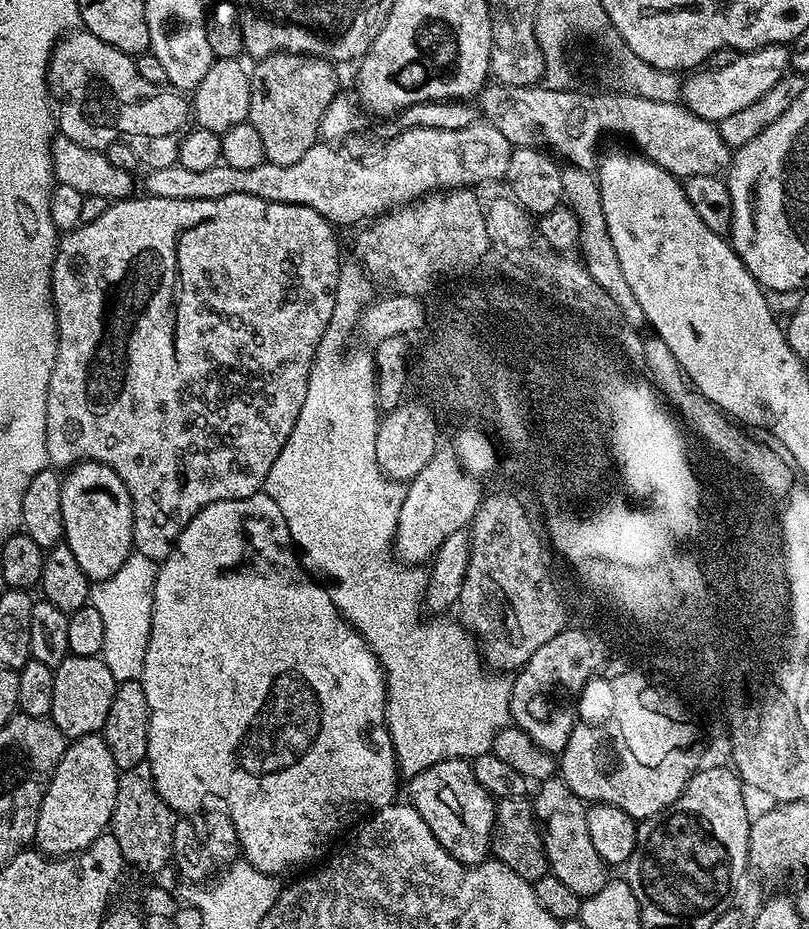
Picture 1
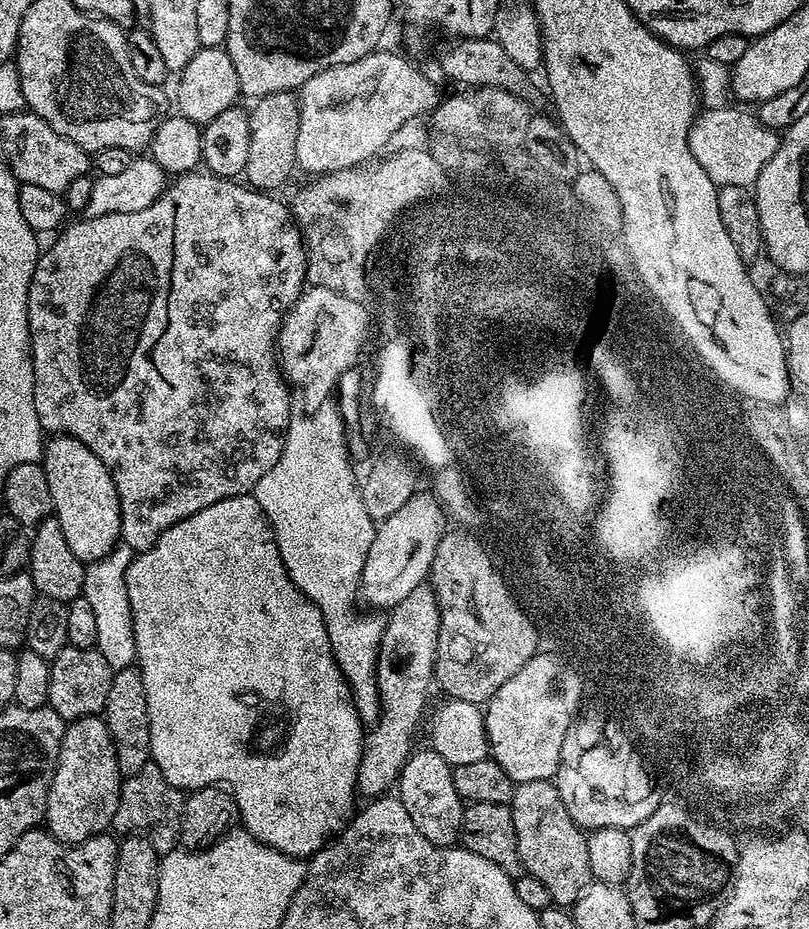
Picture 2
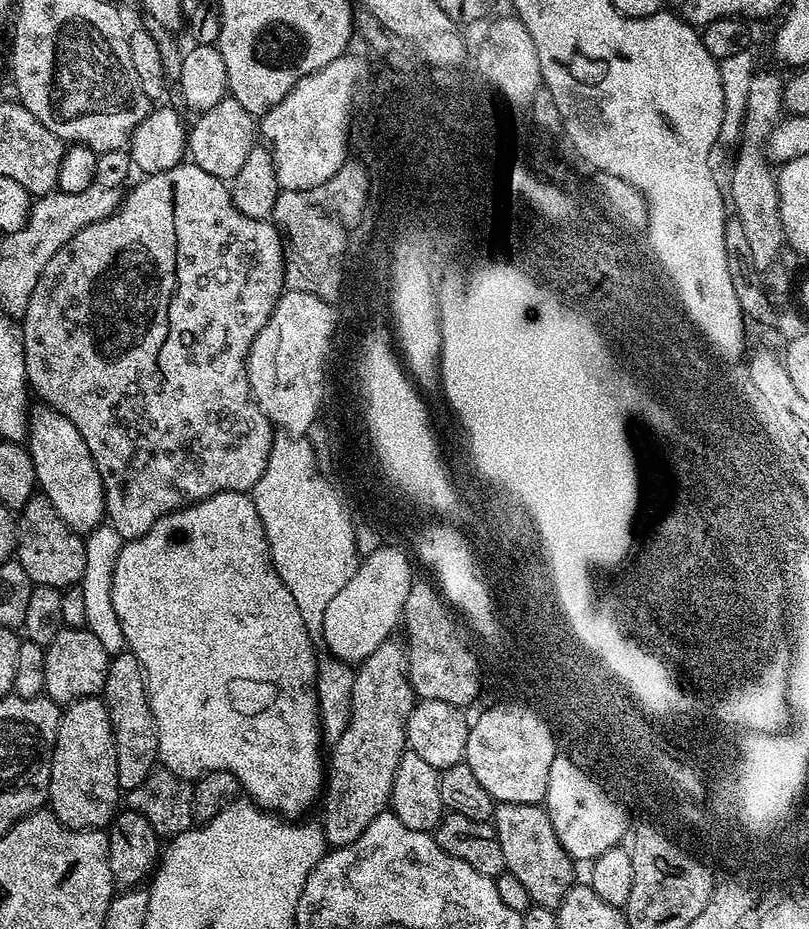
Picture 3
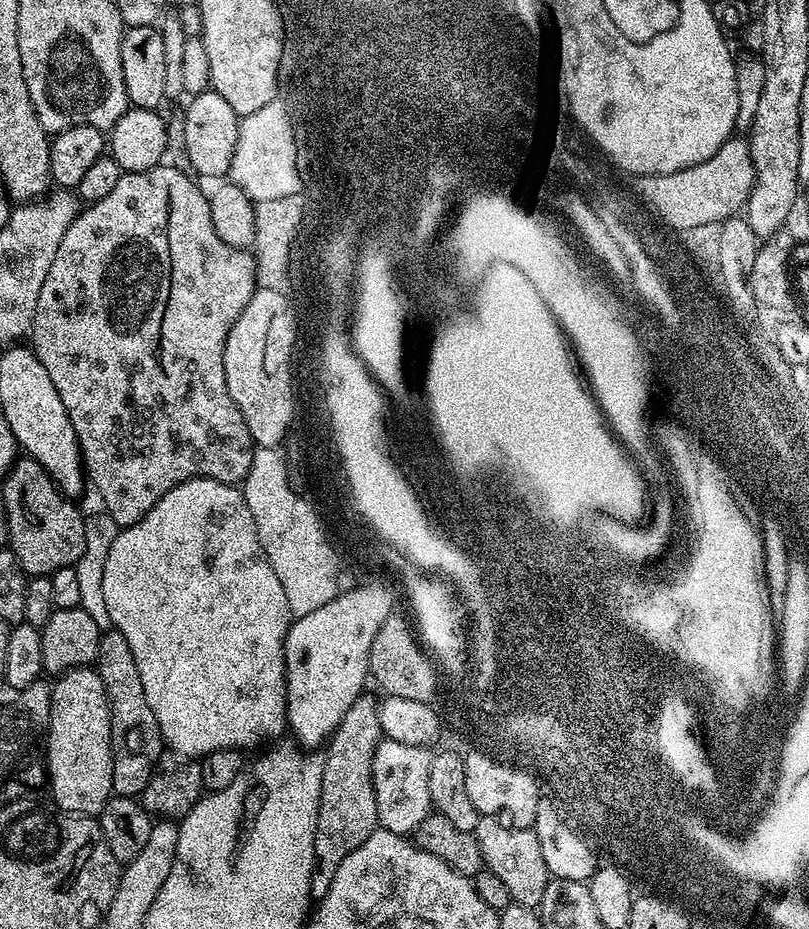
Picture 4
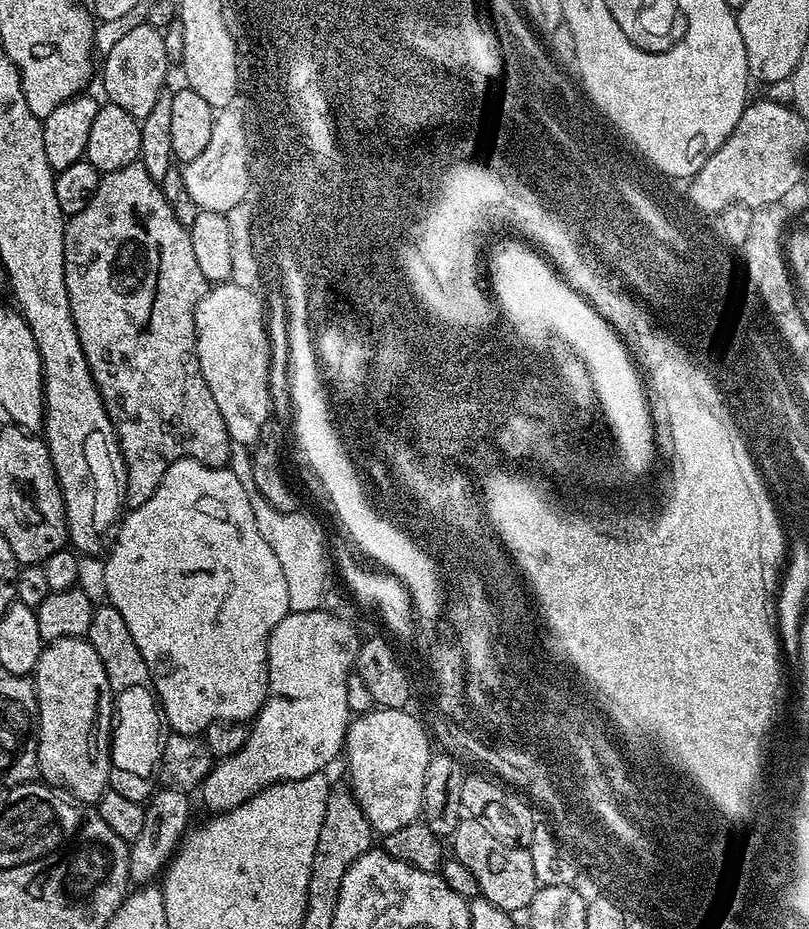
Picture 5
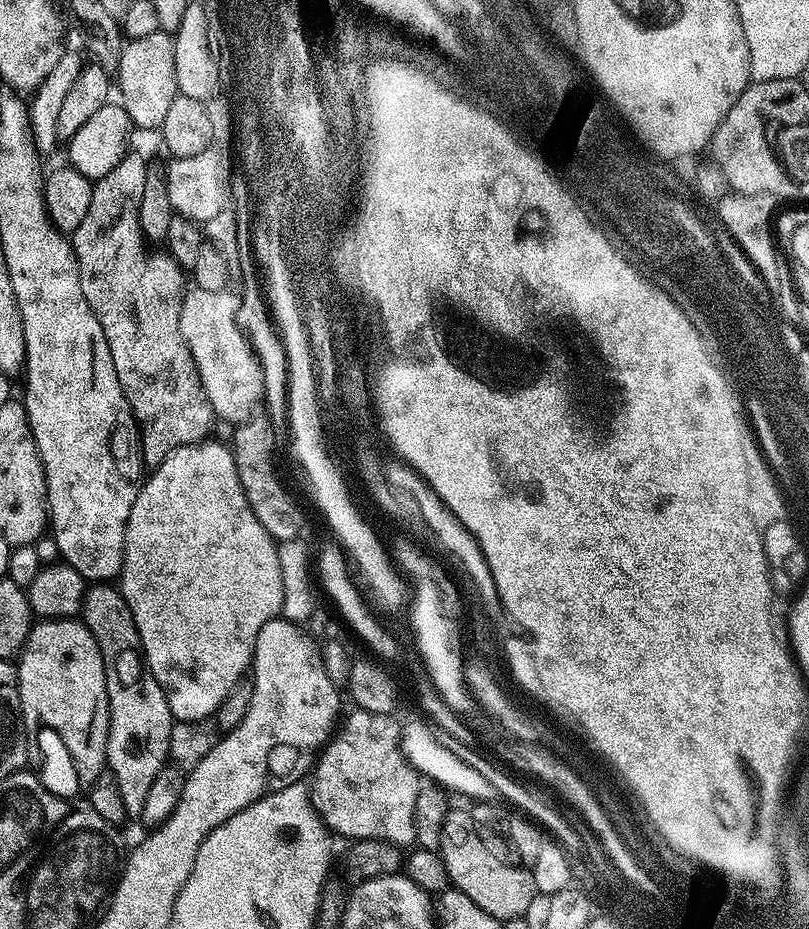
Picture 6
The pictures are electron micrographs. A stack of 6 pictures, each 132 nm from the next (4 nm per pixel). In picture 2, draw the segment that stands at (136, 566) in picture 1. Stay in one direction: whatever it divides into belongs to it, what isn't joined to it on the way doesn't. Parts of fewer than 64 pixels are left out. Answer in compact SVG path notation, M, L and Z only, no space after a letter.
M123 542L116 545L106 558L96 560L86 568L86 602L94 610L98 638L95 648L102 658L110 662L113 670L131 668L136 664L136 643L134 642L134 618L130 610L130 594L127 593L127 571L134 559L132 547Z

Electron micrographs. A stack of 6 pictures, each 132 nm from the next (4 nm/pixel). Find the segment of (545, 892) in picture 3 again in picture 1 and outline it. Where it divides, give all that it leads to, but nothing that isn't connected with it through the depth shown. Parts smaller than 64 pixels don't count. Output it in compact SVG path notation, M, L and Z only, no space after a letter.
M563 778L539 781L537 788L540 789L536 796L531 797L532 812L536 815L536 827L544 843L549 873L582 898L598 894L610 879L610 868L602 858L598 858L598 850L594 850L594 842L590 842L590 830L586 830L588 808L585 801L572 793Z

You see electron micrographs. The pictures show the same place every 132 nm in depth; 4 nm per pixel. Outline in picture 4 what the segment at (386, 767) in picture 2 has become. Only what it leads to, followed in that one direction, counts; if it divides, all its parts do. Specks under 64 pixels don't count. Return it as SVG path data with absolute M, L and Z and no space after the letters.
M362 694L354 706L346 710L331 740L327 741L328 752L323 753L324 769L314 834L314 870L310 878L312 900L316 902L323 898L326 890L330 890L330 882L334 882L334 873L338 866L342 866L346 854L350 854L350 850L358 850L380 822L372 785L374 750L382 739L377 707L375 699L372 701L368 694Z

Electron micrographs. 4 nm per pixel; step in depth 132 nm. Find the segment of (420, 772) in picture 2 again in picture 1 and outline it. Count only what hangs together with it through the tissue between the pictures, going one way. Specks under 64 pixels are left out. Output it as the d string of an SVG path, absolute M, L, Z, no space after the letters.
M467 759L440 760L434 766L422 770L417 776L407 781L408 796L413 808L418 810L422 822L430 826L432 837L440 843L442 850L449 852L452 857L463 864L482 864L489 859L492 847L492 827L496 817L496 800L474 778L474 770Z

